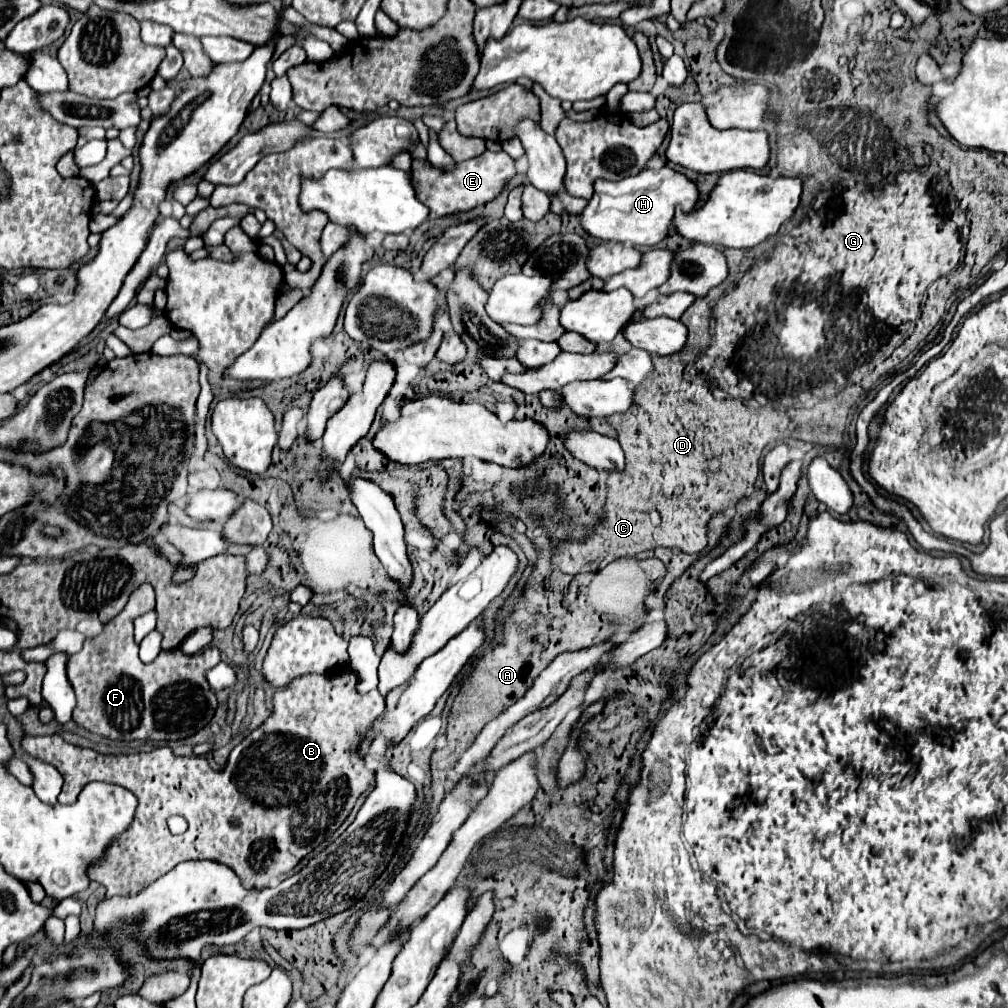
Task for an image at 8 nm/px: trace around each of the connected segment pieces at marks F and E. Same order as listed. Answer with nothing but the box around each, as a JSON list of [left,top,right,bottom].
[[67,585,221,741],[411,151,515,219]]

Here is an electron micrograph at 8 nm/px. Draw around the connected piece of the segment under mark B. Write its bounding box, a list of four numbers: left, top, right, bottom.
[21,663,385,897]

